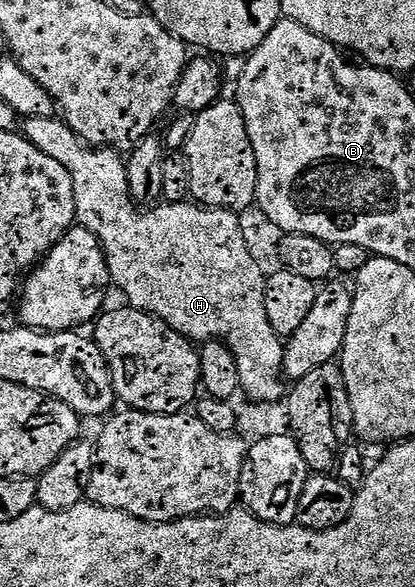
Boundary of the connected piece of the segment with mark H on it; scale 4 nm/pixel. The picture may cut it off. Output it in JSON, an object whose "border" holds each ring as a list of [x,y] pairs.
{"border":[[[57,116],[25,118],[24,135],[36,148],[44,151],[44,155],[55,157],[72,175],[77,224],[98,237],[113,288],[118,288],[130,300],[127,301],[129,308],[151,313],[190,338],[191,342],[225,341],[238,364],[241,392],[252,401],[281,402],[288,393],[283,372],[284,341],[268,319],[267,277],[261,273],[261,264],[252,257],[252,251],[245,243],[239,214],[233,209],[208,209],[189,200],[174,201],[171,205],[158,203],[143,211],[130,196],[126,161],[121,152],[89,145]]]}

